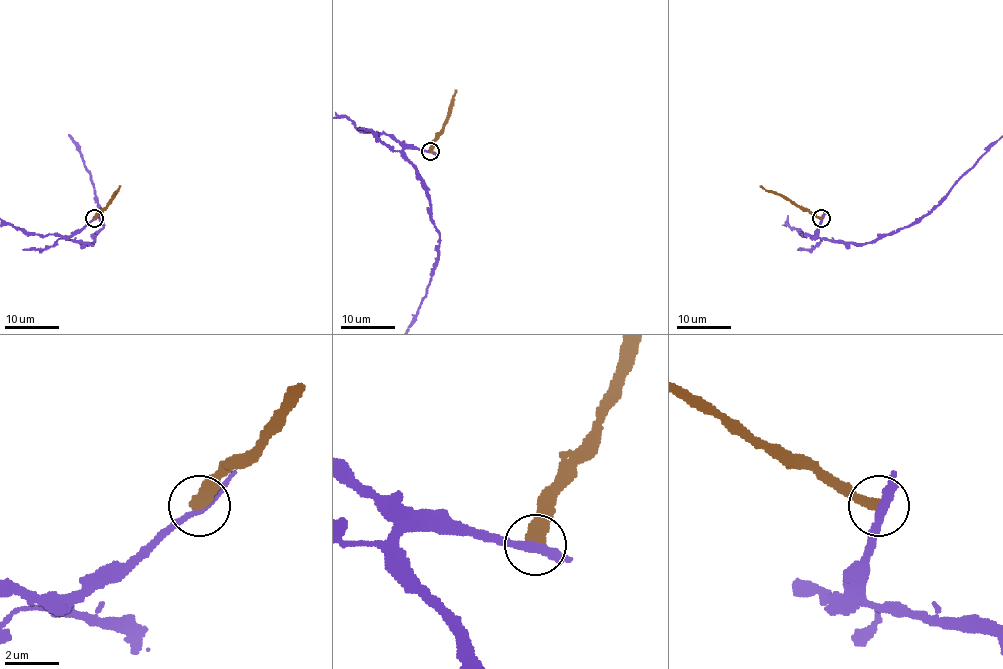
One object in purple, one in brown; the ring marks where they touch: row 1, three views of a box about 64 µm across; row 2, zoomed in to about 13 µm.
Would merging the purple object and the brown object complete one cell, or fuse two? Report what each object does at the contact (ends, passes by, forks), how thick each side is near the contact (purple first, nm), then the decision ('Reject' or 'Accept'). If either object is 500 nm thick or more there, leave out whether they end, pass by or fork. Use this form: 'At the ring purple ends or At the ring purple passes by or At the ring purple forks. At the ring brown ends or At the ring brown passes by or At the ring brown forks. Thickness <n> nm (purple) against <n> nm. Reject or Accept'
At the ring purple passes by. At the ring brown ends. Thickness 240 nm (purple) against 480 nm. Reject

